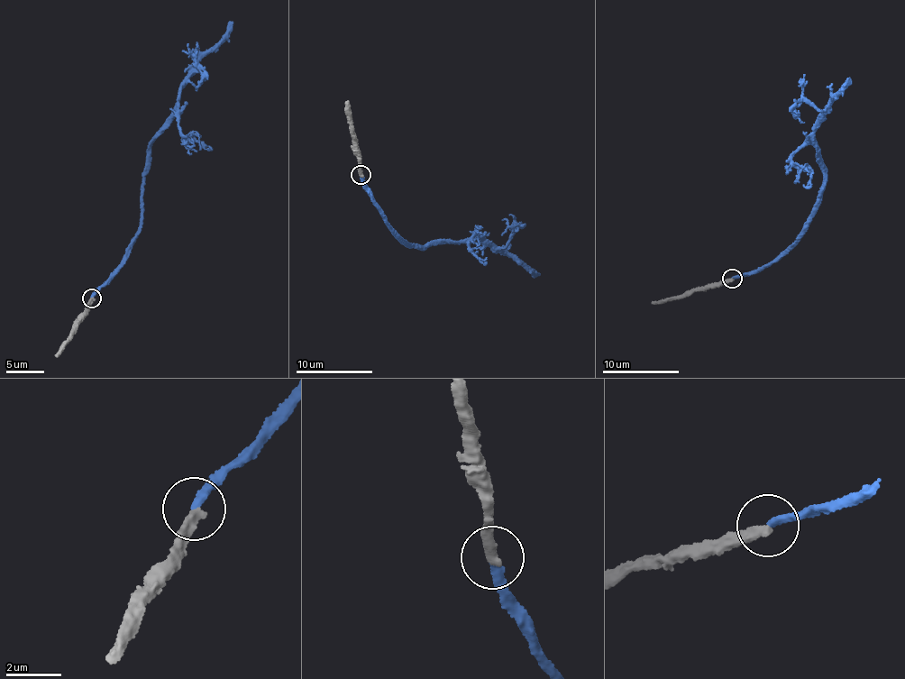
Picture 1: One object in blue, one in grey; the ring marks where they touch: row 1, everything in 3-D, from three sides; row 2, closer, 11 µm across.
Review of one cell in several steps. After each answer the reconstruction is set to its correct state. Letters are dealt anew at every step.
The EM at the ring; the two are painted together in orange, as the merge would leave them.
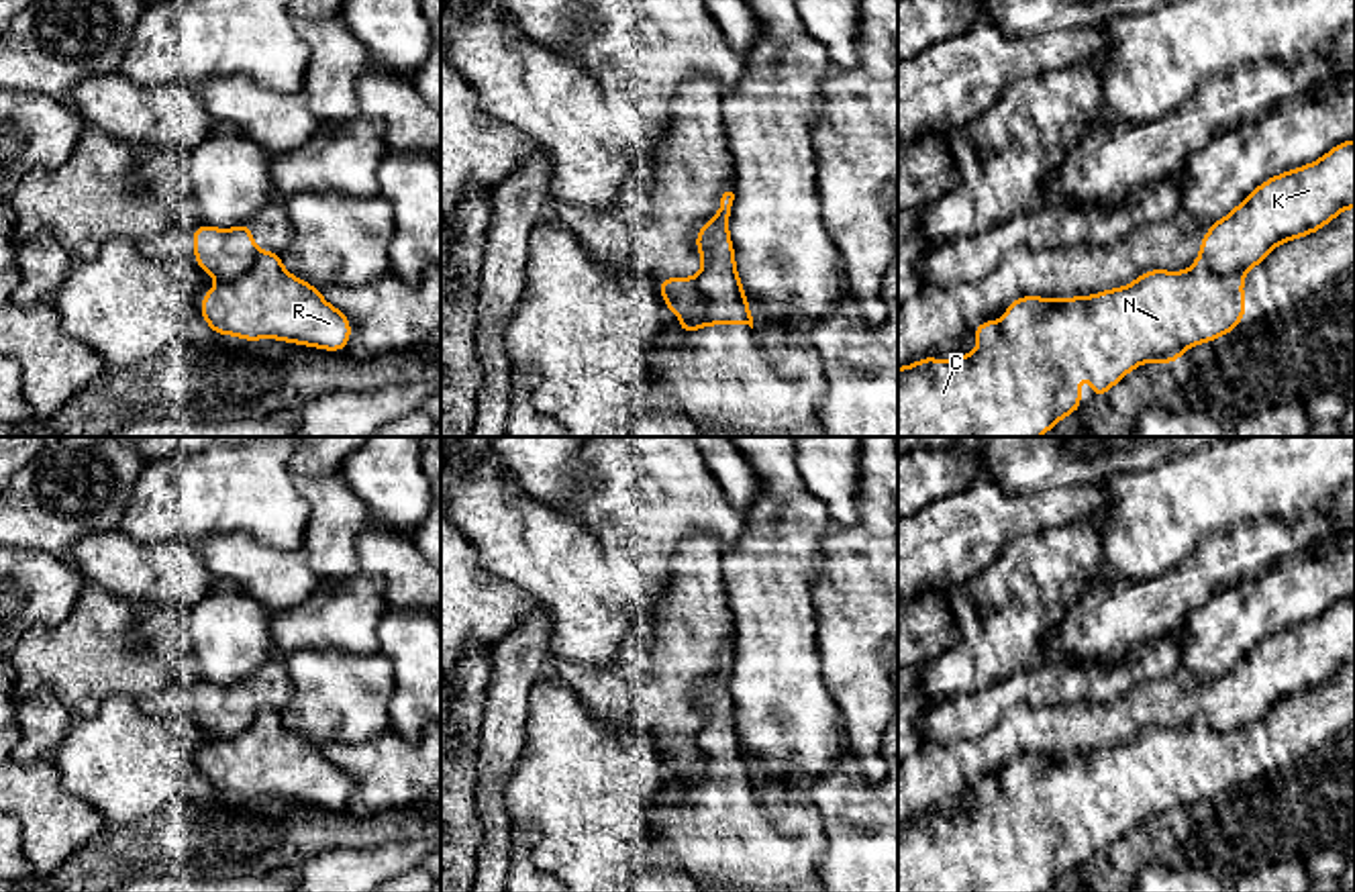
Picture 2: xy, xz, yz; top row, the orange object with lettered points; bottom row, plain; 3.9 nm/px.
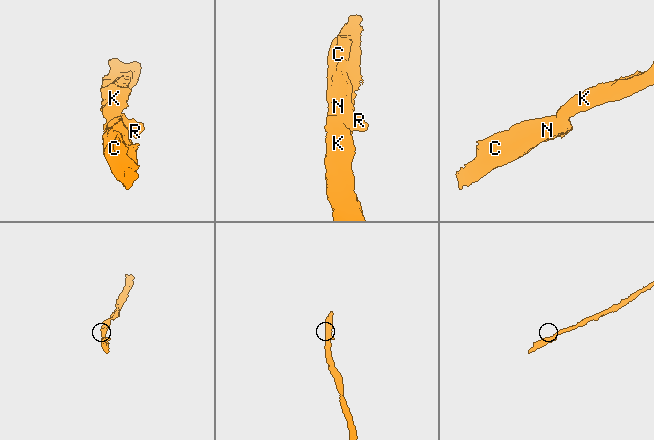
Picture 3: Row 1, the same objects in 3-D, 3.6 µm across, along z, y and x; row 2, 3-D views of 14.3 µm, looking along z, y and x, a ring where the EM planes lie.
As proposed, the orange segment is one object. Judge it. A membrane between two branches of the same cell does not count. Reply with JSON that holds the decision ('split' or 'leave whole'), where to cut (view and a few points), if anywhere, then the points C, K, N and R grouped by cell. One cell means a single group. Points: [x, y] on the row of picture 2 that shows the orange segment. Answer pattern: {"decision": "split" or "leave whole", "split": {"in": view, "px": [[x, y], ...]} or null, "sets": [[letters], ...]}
{"decision": "split", "split": {"in": "xy", "px": [[260, 254], [243, 272], [221, 282]]}, "sets": [["C", "N", "R"], ["K"]]}

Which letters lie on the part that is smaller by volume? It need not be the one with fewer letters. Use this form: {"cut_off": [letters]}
{"cut_off": ["C", "N", "R"]}

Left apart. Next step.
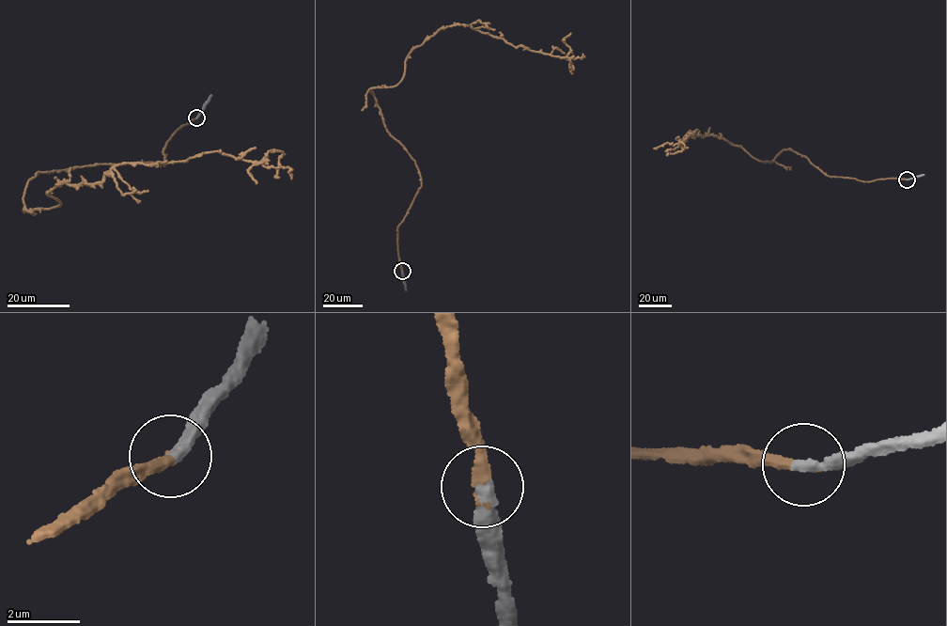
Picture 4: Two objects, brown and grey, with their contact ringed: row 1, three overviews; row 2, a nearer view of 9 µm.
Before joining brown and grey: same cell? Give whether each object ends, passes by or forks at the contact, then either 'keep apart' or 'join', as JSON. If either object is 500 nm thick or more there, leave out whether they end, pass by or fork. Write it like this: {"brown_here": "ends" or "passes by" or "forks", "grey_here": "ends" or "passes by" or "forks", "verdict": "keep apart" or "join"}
{"brown_here": "ends", "grey_here": "ends", "verdict": "join"}

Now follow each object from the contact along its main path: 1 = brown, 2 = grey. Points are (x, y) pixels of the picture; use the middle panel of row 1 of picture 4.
1: (402, 271), (398, 225), (421, 181), (370, 89), (395, 86), (409, 53), (457, 24), (570, 69), (574, 56)
2: (402, 271), (406, 289)

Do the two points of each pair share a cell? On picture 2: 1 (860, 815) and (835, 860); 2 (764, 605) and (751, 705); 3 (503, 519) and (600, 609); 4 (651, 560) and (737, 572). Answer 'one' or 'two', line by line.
1: one
2: one
3: one
4: two

